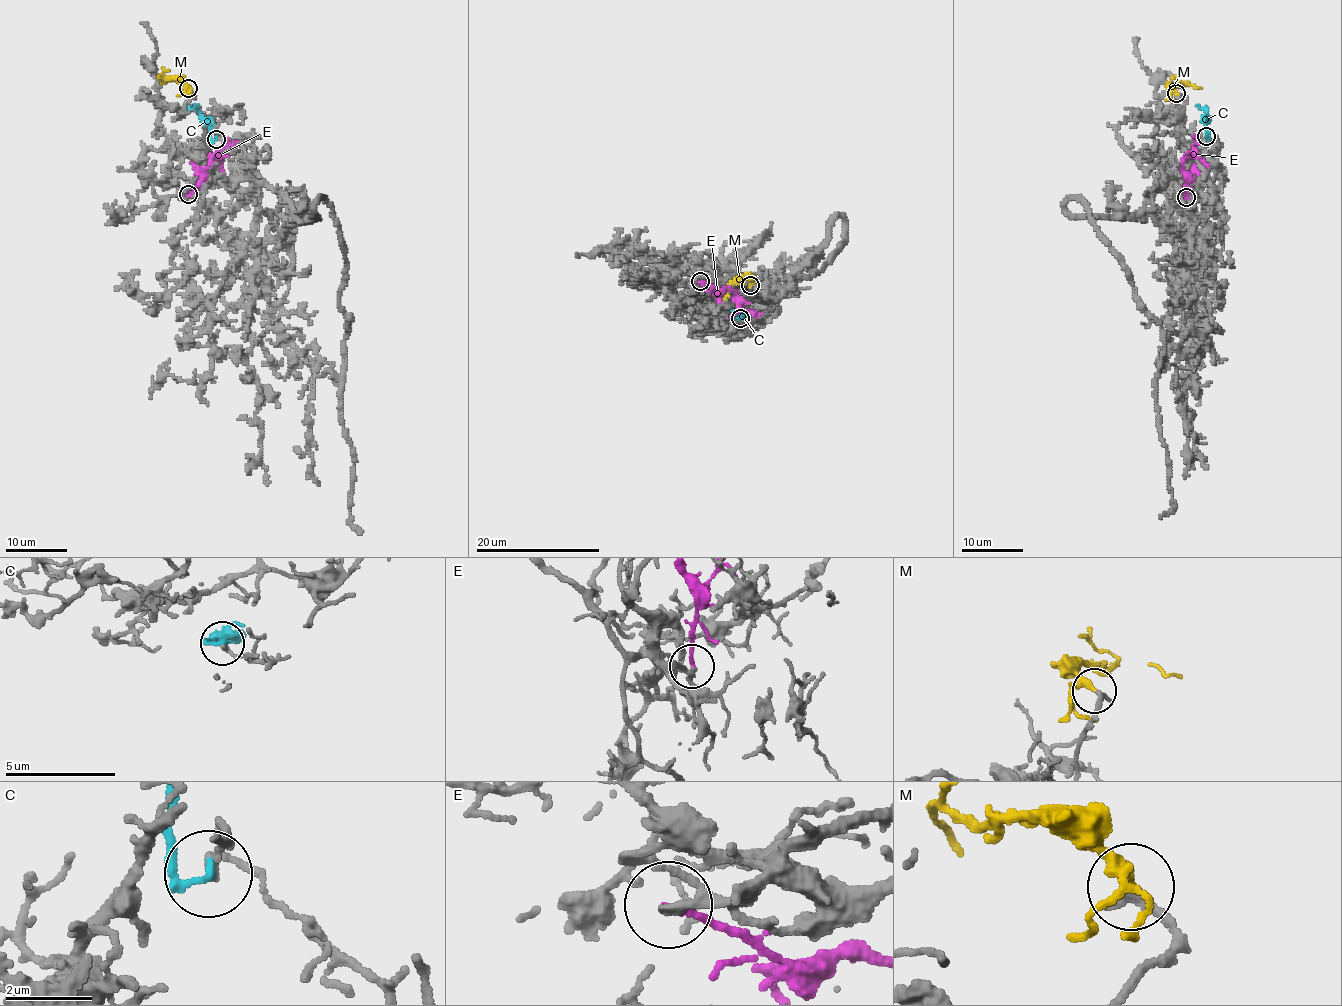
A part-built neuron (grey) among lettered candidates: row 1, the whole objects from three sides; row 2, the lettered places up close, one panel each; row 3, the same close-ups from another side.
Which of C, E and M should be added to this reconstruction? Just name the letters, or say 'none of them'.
M

